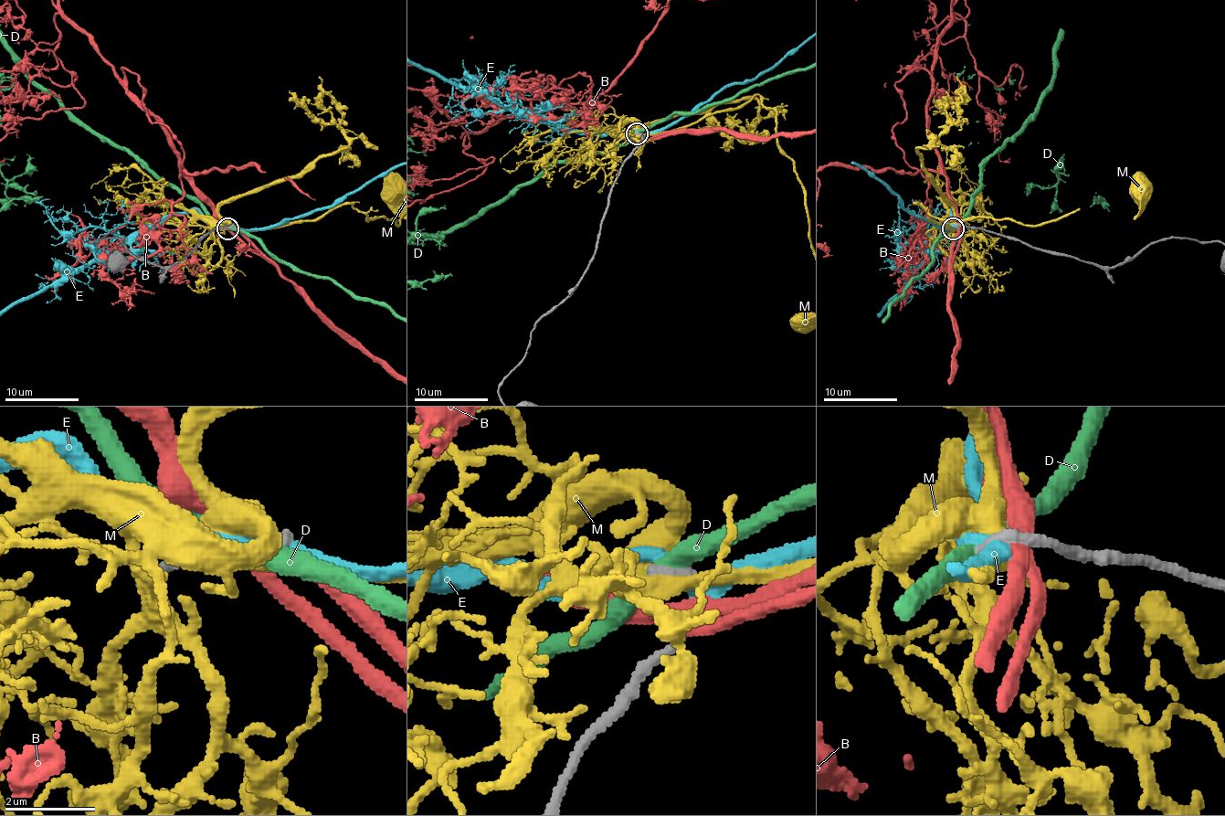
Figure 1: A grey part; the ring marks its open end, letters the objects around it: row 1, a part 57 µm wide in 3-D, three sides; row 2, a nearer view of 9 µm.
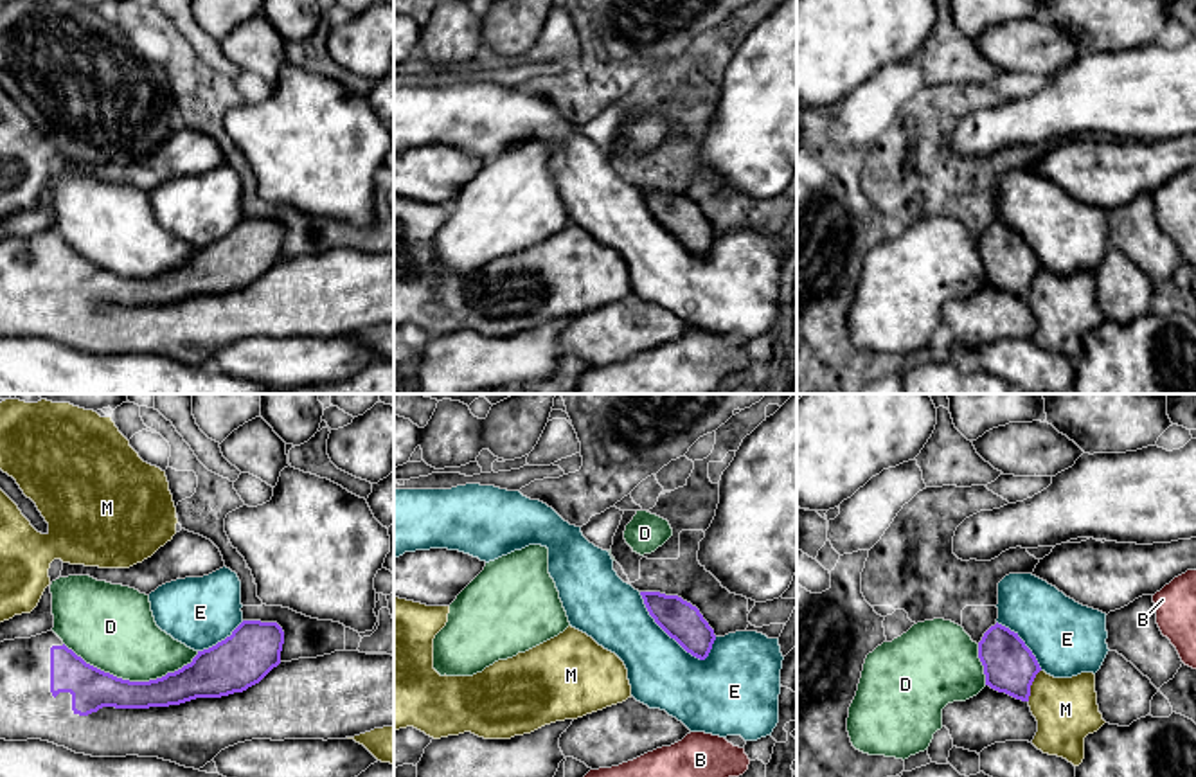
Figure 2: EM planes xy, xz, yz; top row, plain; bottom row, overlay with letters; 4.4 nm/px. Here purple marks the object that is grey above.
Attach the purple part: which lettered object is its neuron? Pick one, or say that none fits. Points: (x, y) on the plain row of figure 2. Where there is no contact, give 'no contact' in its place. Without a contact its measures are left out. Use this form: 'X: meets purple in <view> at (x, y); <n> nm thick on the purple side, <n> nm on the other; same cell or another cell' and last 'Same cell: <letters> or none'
B: no contact; another cell
D: meets purple in xy at (132, 279); 190 nm thick on the purple side, 380 nm on the other; another cell
E: meets purple in xz at (668, 231); 170 nm thick on the purple side, 300 nm on the other; another cell
M: meets purple in yz at (1031, 281); 240 nm thick on the purple side, 280 nm on the other; another cell
Same cell: none

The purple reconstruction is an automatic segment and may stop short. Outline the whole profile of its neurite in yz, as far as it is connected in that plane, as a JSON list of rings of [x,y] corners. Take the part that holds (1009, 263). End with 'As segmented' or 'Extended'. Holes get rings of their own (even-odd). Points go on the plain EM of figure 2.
[[[1002,221],[991,223],[978,239],[986,284],[966,299],[942,306],[942,324],[950,327],[953,344],[980,351],[995,340],[1029,338],[1038,329],[1029,293],[1041,268],[1036,254]]]. Extended

